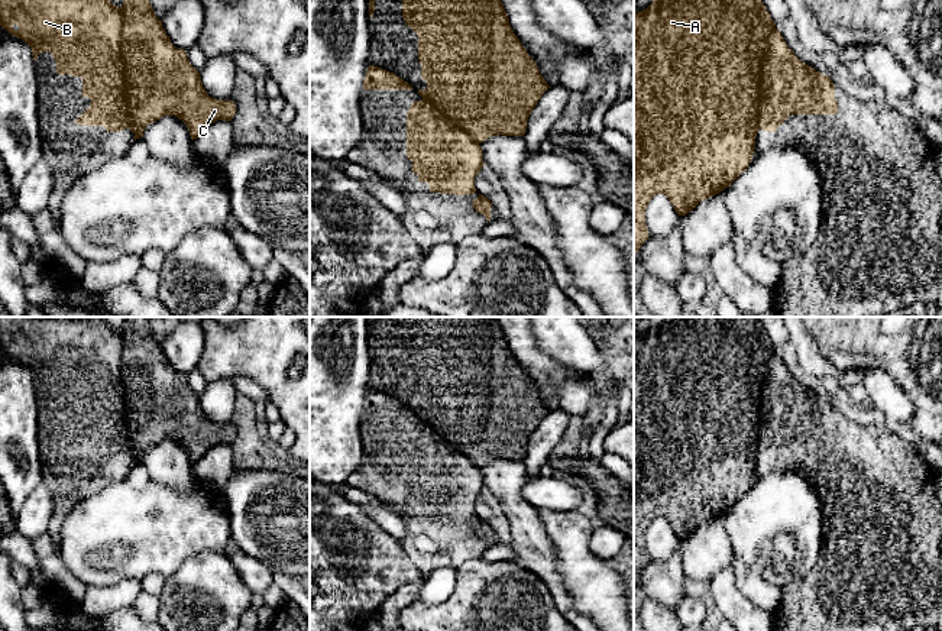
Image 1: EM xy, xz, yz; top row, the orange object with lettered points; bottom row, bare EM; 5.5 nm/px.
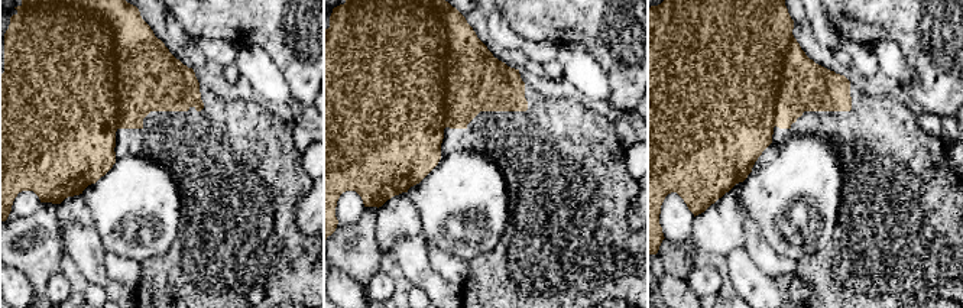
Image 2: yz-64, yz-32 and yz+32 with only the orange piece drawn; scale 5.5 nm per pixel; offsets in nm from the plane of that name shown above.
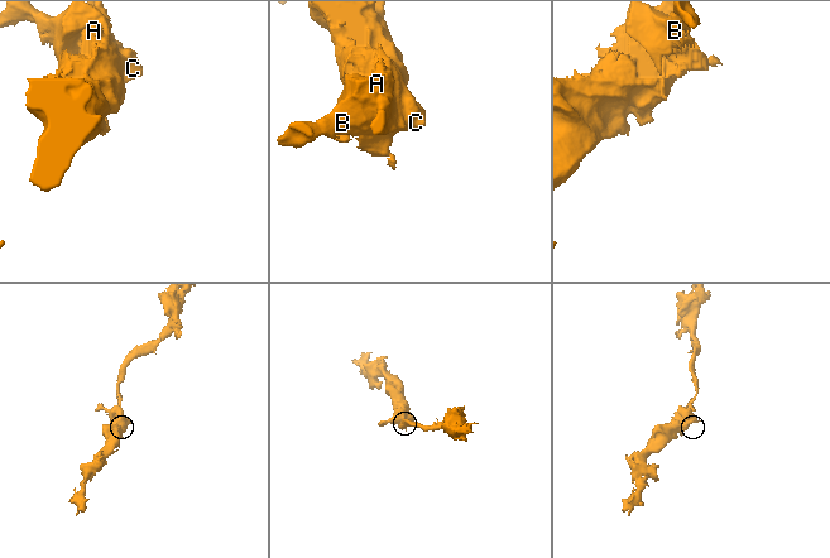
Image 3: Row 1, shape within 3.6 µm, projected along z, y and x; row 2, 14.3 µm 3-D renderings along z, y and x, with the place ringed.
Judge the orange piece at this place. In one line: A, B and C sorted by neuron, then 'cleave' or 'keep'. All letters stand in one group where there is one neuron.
groups A C / B; cleave

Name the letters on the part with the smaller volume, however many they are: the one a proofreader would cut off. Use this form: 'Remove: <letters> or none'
Remove: B

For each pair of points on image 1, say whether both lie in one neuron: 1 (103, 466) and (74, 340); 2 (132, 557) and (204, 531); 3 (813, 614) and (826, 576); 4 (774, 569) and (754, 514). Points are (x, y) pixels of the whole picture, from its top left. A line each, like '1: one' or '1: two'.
1: one
2: one
3: one
4: one

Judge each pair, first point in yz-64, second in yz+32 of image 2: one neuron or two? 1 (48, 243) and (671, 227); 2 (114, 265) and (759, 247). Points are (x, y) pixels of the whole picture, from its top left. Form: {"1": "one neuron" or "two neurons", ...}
{"1": "two neurons", "2": "one neuron"}

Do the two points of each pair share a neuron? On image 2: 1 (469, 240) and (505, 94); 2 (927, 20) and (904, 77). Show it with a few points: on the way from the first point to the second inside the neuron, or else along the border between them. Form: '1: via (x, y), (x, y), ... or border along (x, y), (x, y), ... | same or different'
1: border along (456, 149), (488, 154), (508, 185) | different
2: border along (887, 38), (898, 45), (917, 75), (902, 91) | different

